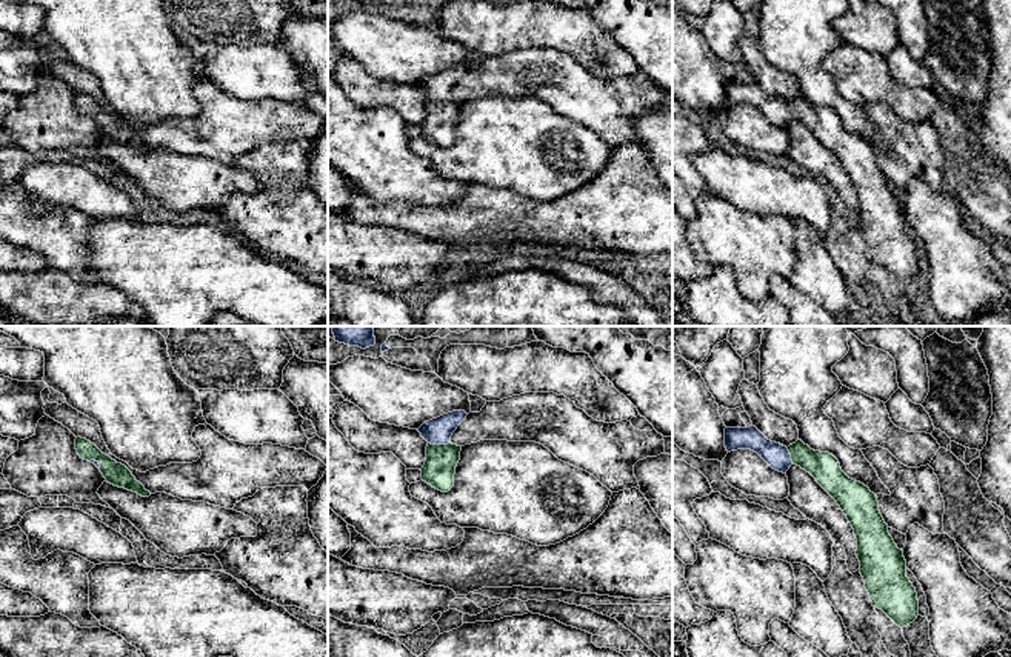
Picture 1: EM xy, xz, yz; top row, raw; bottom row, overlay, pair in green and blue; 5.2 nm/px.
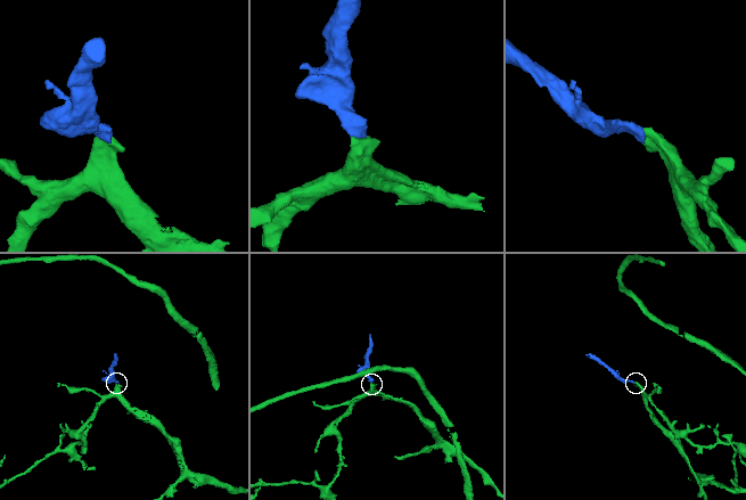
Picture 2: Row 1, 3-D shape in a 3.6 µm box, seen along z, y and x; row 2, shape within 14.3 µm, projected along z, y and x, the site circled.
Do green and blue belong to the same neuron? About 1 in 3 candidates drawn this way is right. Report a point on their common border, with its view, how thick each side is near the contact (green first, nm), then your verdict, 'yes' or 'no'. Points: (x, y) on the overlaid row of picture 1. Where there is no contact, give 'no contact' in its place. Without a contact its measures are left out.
xz (439, 445) | 170/140 nm | yes

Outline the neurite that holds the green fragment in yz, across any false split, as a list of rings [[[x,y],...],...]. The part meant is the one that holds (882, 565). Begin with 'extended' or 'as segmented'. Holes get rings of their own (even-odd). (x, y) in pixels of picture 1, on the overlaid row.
extended; [[[756,426],[725,428],[725,448],[728,452],[751,449],[783,474],[792,463],[809,472],[837,502],[854,529],[856,555],[873,606],[882,609],[900,628],[917,619],[917,592],[906,577],[903,551],[888,532],[876,494],[849,479],[832,454],[814,451],[802,440],[786,448],[768,440]]]

